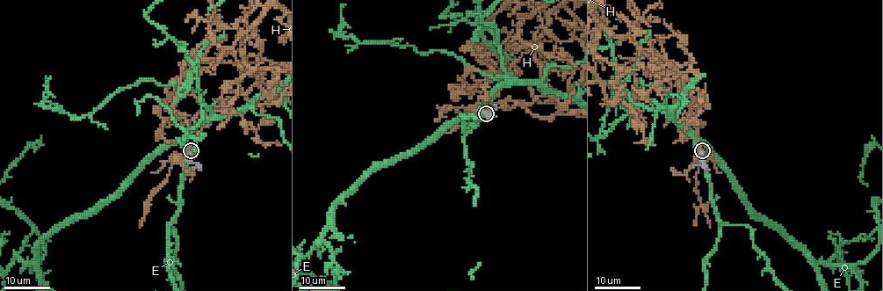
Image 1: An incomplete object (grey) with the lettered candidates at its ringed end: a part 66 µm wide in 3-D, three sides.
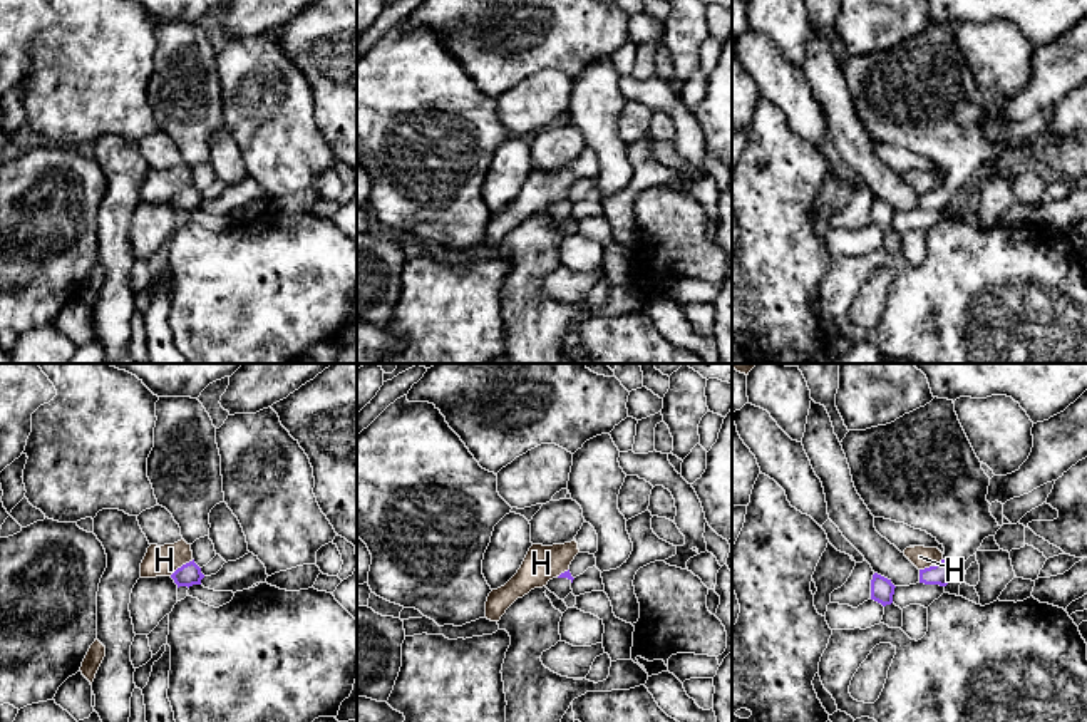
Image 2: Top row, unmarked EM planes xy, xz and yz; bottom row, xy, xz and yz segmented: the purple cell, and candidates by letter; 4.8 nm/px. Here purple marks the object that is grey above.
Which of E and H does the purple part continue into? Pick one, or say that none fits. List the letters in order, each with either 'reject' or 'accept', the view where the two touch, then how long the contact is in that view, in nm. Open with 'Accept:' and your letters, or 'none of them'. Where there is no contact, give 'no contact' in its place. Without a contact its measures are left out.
Accept: none of them
E: reject; no contact
H: reject; meets purple in xy; contact 140 nm long

